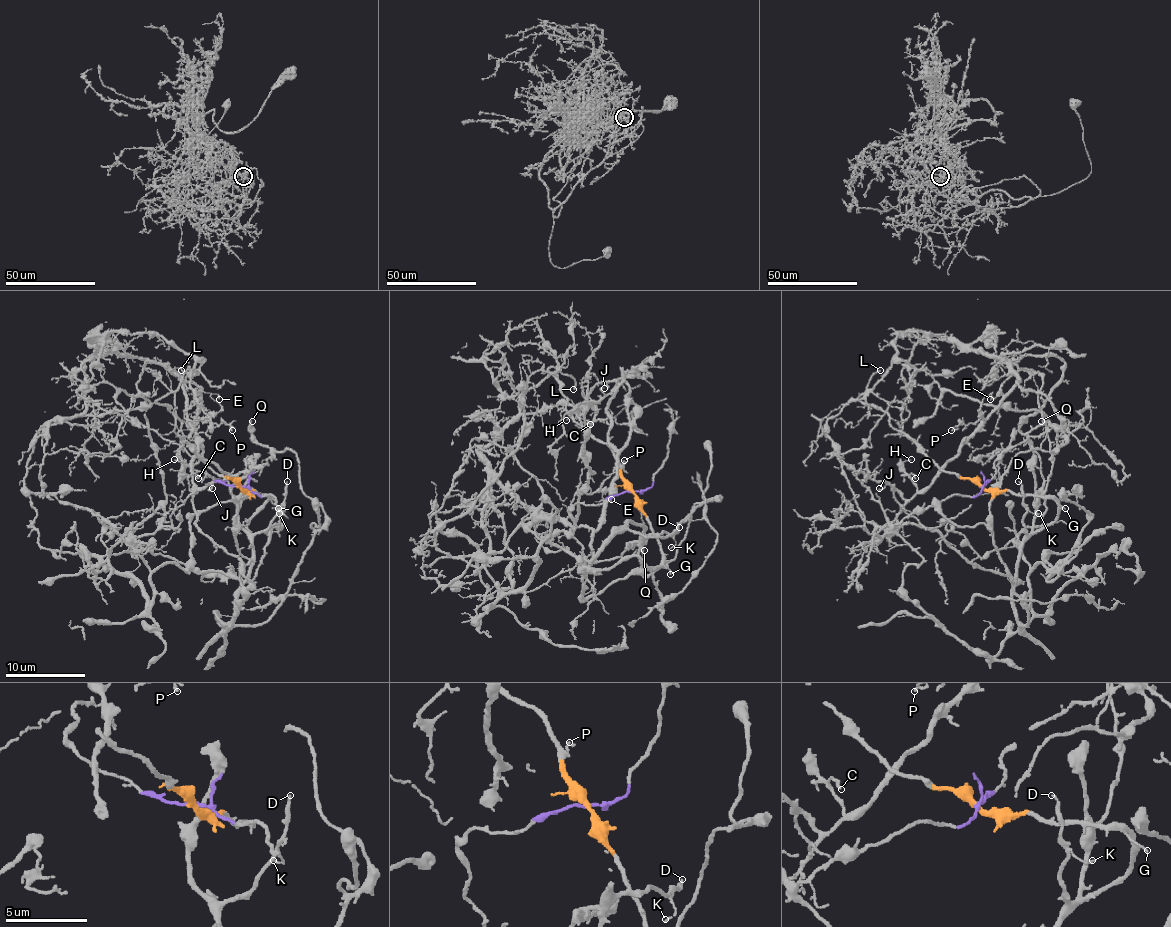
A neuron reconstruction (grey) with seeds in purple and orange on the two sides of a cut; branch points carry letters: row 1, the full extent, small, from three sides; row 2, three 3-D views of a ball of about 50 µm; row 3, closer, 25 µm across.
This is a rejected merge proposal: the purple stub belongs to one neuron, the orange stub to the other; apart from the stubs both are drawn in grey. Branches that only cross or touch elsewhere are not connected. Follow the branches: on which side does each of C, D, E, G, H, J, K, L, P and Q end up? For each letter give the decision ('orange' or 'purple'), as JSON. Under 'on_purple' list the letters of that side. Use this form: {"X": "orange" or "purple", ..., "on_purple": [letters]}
{"C": "purple", "D": "orange", "E": "purple", "G": "orange", "H": "purple", "J": "purple", "K": "orange", "L": "orange", "P": "purple", "Q": "orange", "on_purple": ["C", "E", "H", "J", "P"]}

